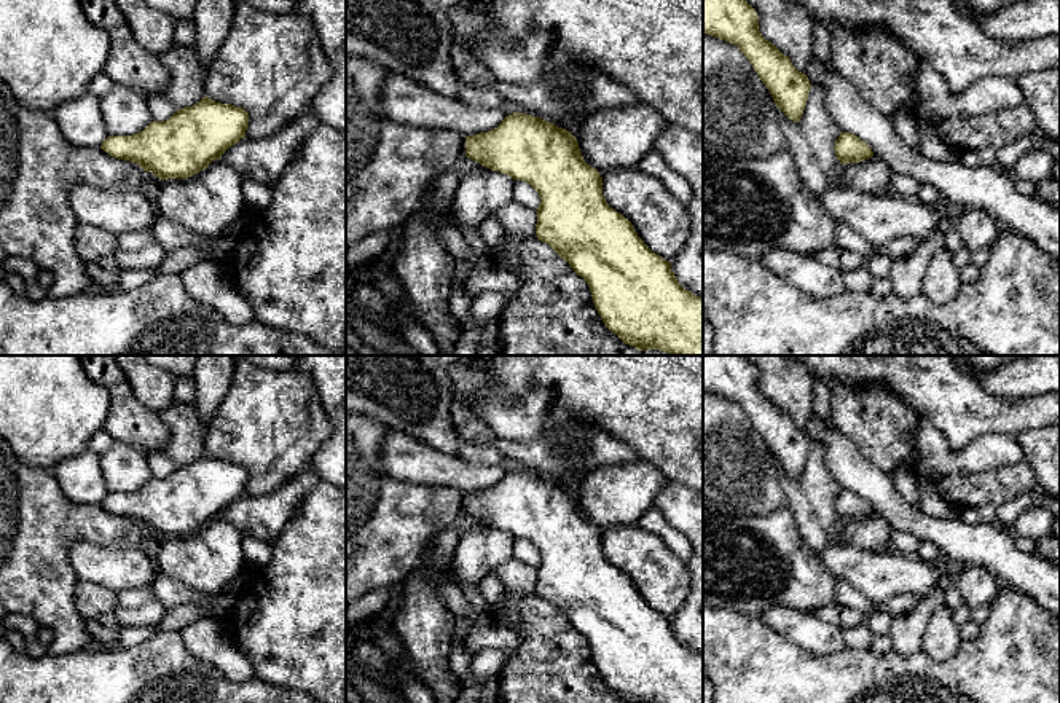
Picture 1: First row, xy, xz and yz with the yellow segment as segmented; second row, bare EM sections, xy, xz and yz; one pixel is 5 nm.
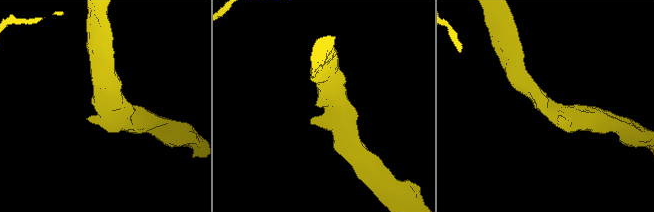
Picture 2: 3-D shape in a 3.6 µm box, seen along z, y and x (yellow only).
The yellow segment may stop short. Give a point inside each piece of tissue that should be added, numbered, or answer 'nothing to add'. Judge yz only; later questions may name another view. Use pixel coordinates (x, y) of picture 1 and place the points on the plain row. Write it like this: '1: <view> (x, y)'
nothing to add

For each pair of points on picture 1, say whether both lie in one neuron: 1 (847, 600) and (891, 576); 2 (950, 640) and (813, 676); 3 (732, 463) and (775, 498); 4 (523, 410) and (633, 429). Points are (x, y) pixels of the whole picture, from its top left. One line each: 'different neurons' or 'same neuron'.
1: different neurons
2: different neurons
3: same neuron
4: same neuron

